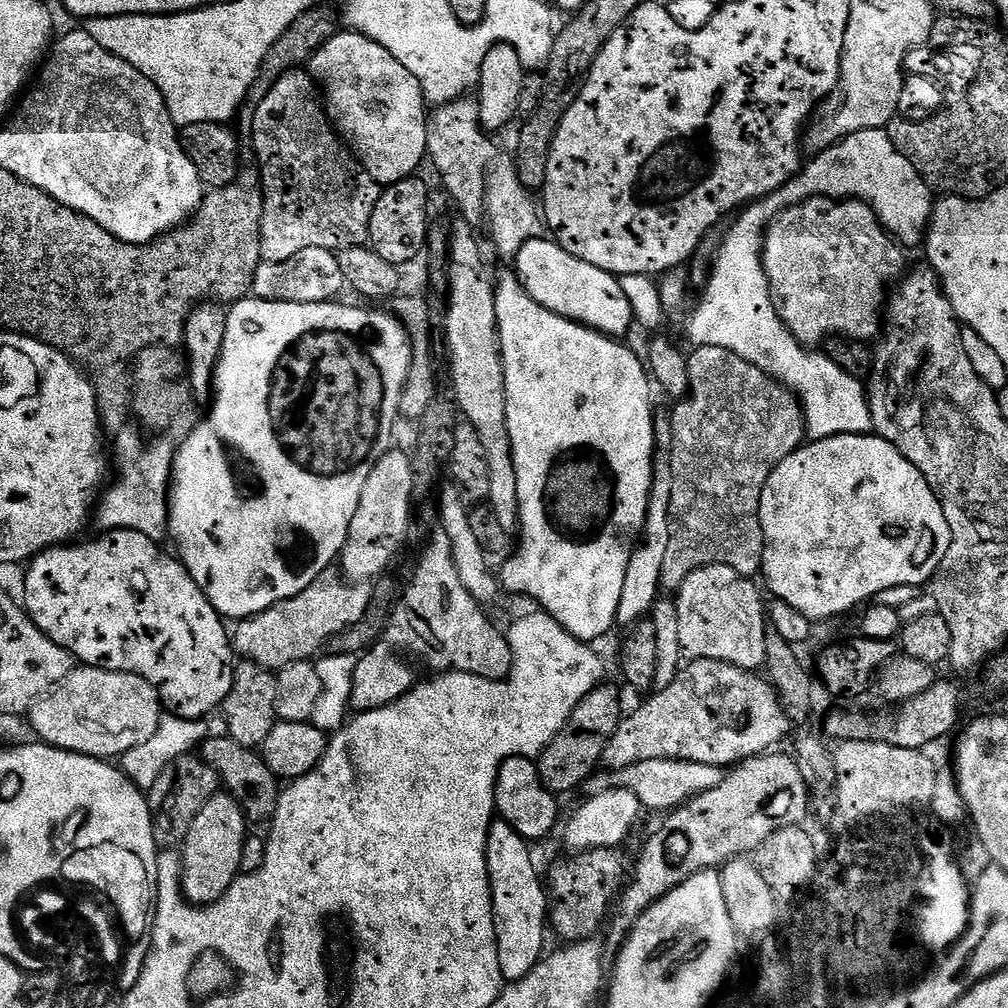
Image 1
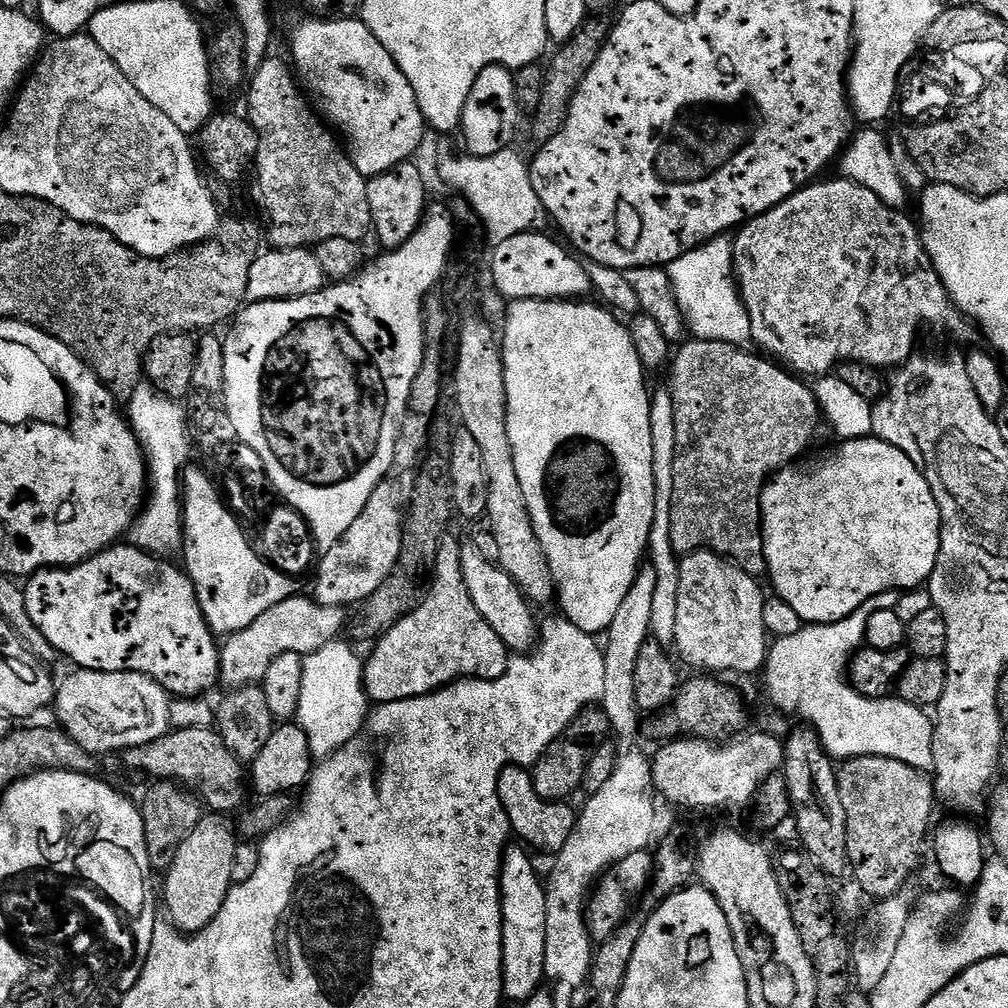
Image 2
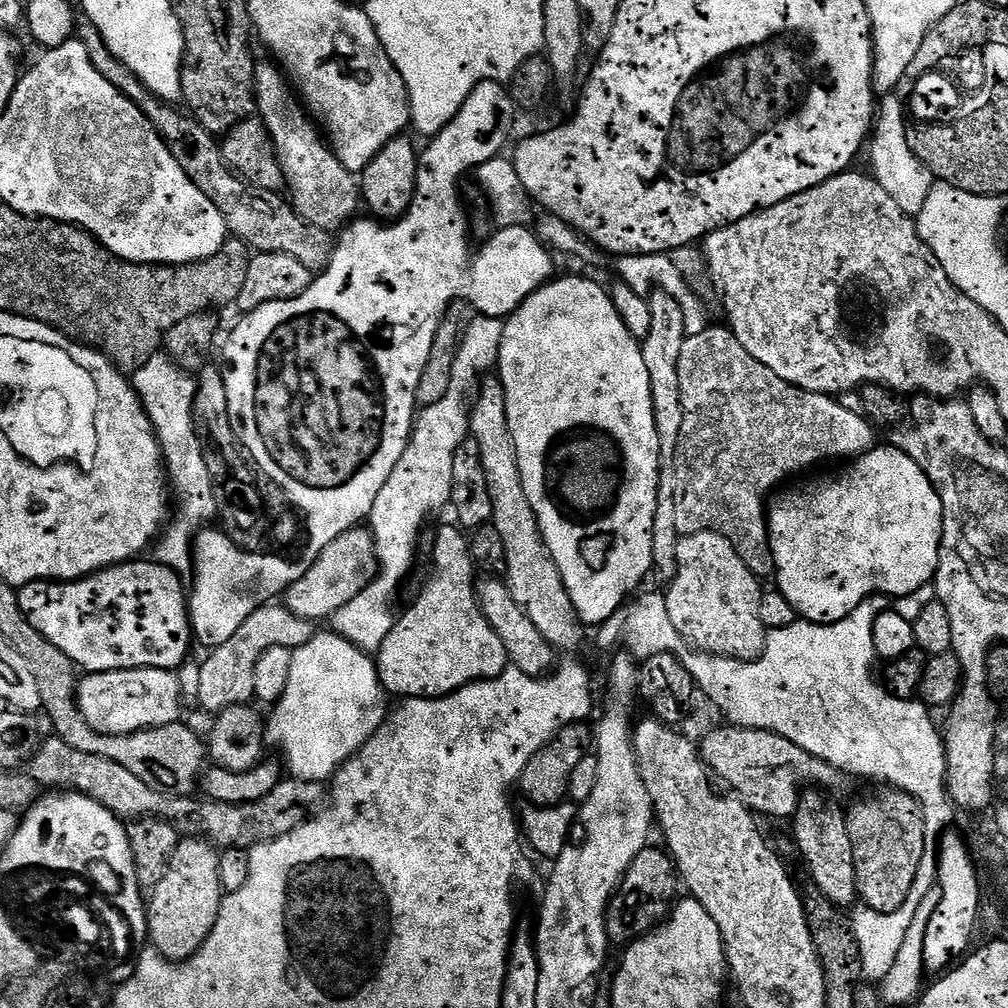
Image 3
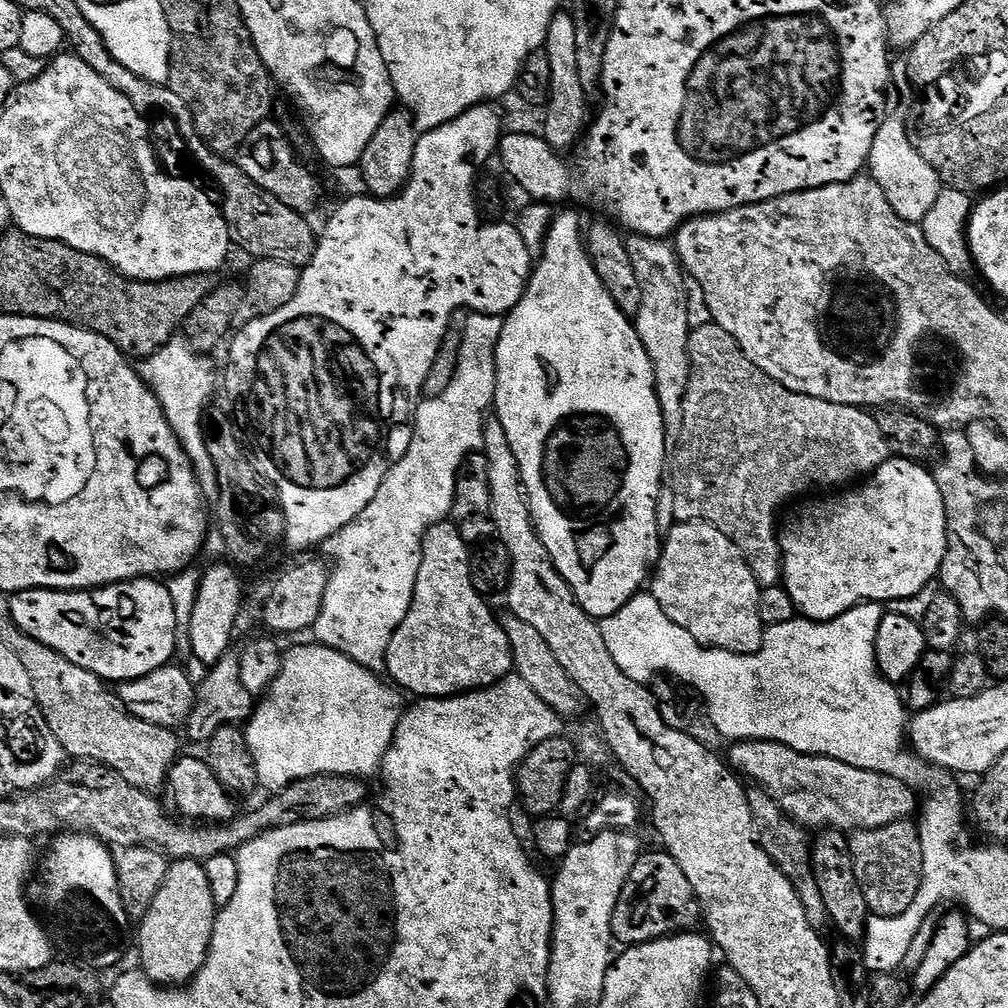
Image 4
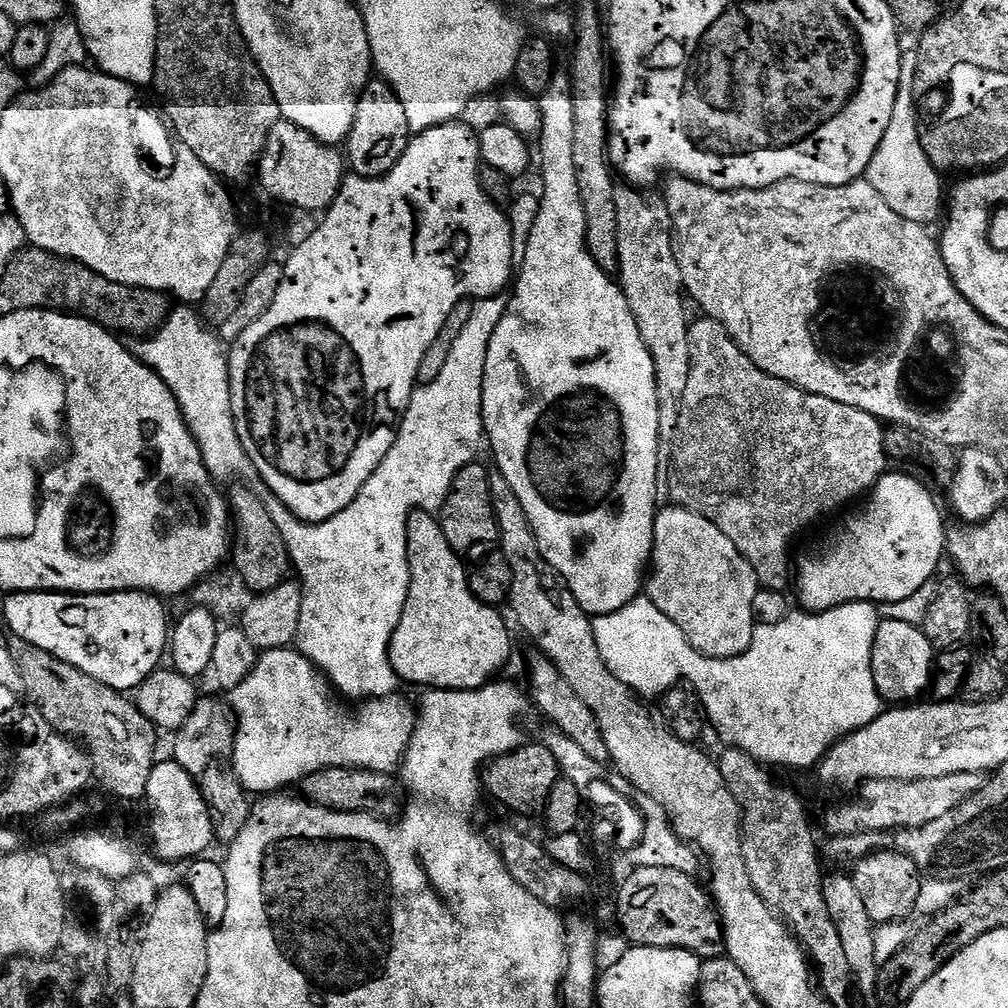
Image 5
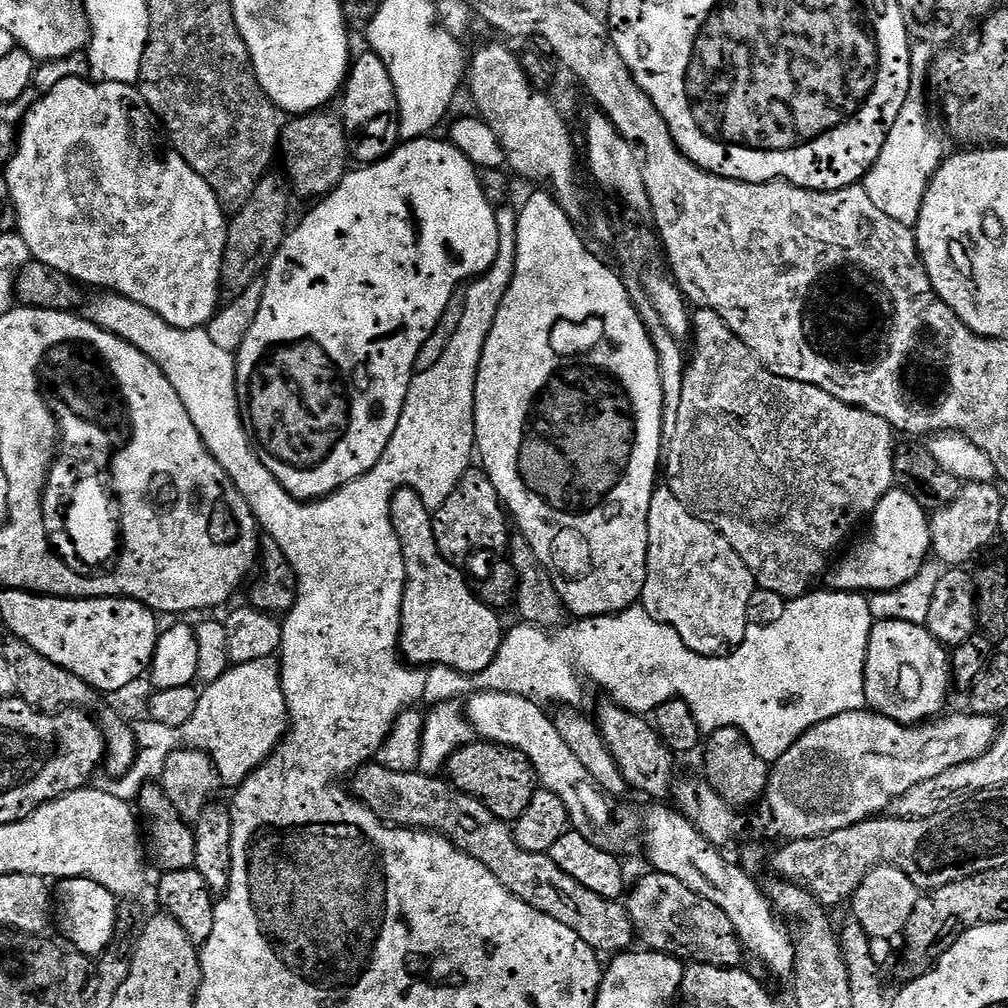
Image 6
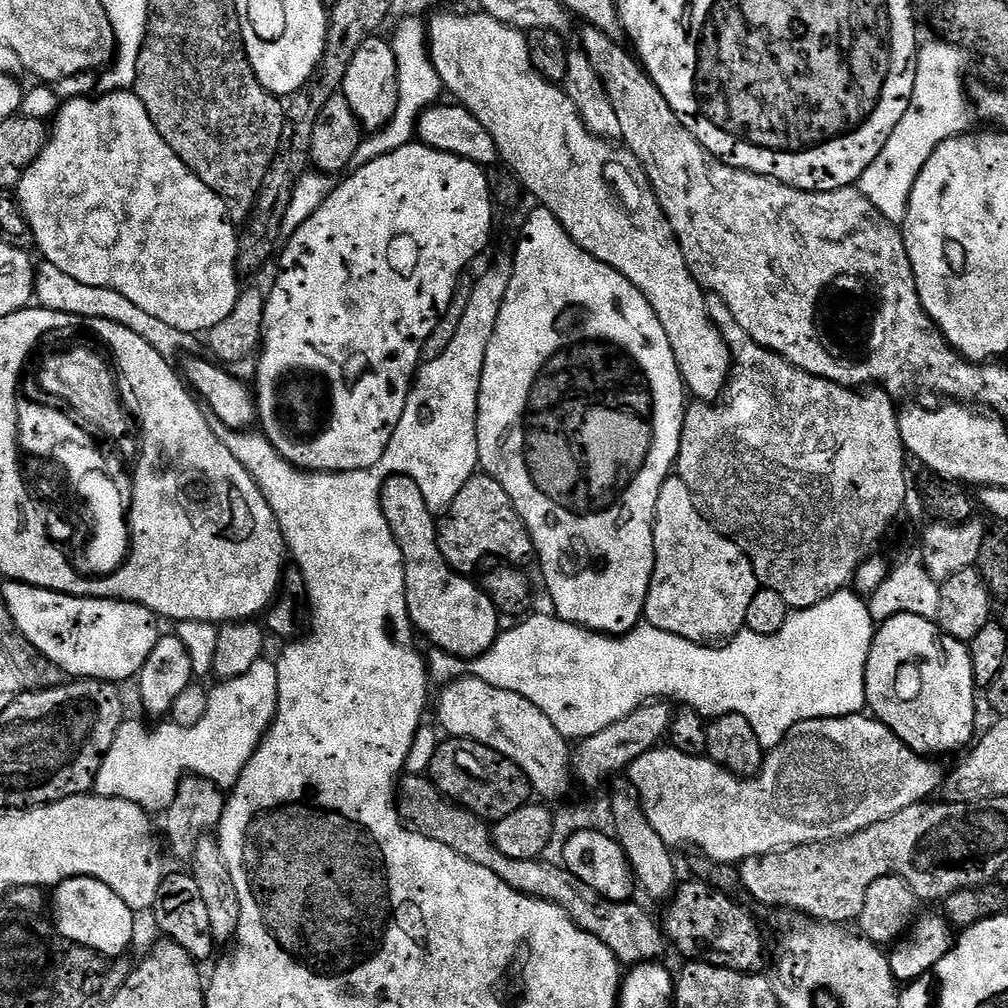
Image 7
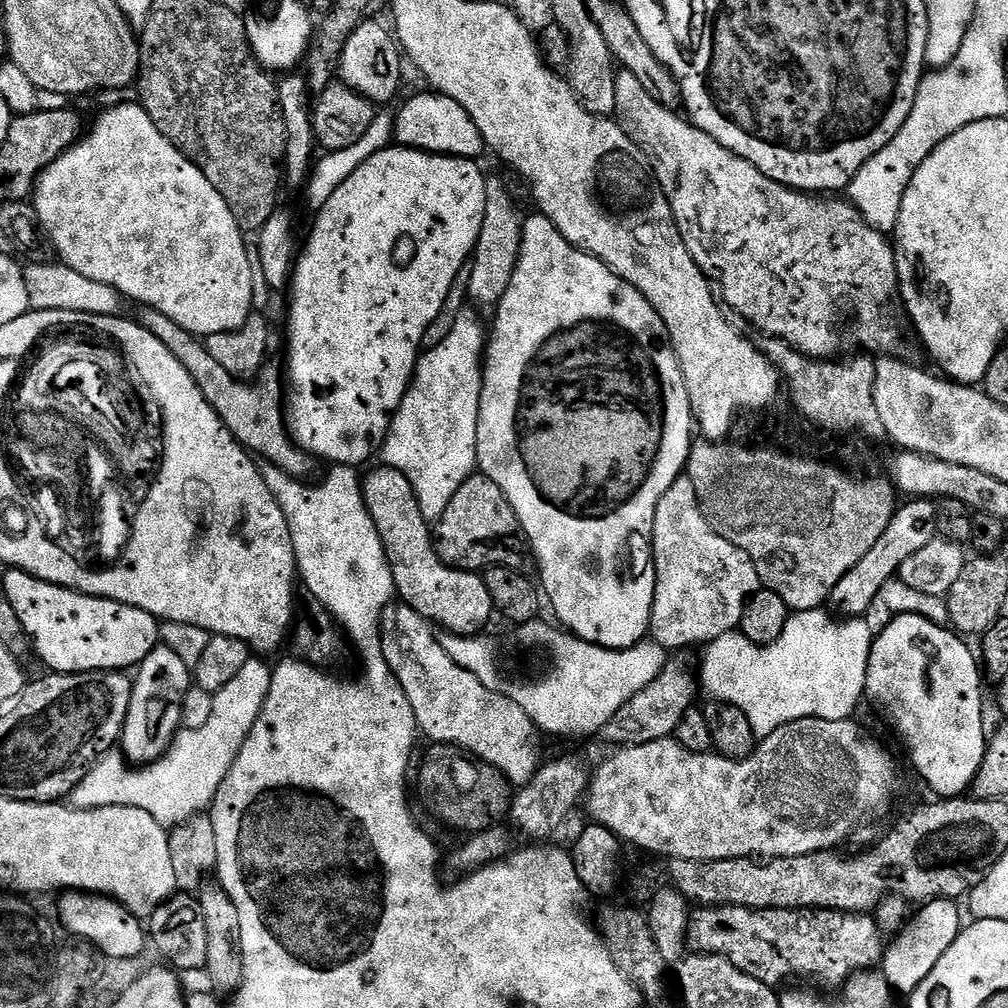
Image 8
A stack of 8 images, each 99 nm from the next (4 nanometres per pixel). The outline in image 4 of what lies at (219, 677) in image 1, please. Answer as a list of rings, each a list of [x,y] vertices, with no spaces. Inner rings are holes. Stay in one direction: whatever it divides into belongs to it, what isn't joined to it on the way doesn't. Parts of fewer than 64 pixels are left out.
[[[156,578],[74,592],[31,588],[11,597],[10,610],[12,621],[30,638],[58,650],[74,666],[98,674],[105,682],[142,679],[176,654],[174,602],[167,583]]]

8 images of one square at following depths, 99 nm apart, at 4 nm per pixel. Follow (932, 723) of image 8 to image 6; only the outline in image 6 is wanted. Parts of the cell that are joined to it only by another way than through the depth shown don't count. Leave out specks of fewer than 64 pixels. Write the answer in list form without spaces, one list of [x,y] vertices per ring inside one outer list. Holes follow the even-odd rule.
[[[881,620],[873,627],[868,643],[868,671],[864,673],[864,682],[868,704],[875,711],[899,721],[900,724],[922,724],[931,721],[945,711],[948,687],[951,689],[954,684],[949,649],[934,639],[931,631],[923,624]]]

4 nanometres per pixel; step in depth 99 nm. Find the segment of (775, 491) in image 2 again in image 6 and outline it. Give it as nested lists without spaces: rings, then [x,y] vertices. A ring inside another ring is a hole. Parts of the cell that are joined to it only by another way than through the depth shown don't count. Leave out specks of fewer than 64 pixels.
[[[900,486],[884,495],[882,502],[872,511],[871,524],[872,533],[853,552],[845,551],[839,557],[840,565],[831,569],[831,587],[835,591],[861,594],[894,591],[910,582],[930,560],[932,522],[929,513],[924,513],[923,506]]]

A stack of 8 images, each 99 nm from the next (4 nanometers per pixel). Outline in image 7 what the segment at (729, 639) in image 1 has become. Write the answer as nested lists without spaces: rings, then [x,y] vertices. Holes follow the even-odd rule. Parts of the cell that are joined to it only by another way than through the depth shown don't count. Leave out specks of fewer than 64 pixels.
[[[678,474],[665,480],[662,490],[658,490],[658,506],[654,530],[654,550],[656,561],[652,571],[650,590],[646,598],[643,619],[658,630],[666,630],[675,636],[686,638],[695,644],[705,646],[713,642],[724,642],[736,635],[746,625],[746,610],[758,591],[758,581],[747,554],[736,541],[722,535],[716,527],[705,520],[696,509],[694,498]]]

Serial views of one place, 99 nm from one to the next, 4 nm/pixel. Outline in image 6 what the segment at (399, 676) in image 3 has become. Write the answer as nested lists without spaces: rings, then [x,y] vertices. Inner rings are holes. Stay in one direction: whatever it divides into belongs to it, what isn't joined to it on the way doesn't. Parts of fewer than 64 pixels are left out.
[[[400,488],[392,503],[392,521],[396,537],[402,546],[406,562],[408,587],[406,607],[403,611],[403,625],[400,628],[400,648],[407,663],[412,666],[435,666],[441,664],[459,672],[481,672],[486,670],[504,642],[506,627],[500,621],[501,613],[480,599],[468,585],[468,580],[459,572],[457,565],[438,550],[434,534],[434,512],[415,488]]]

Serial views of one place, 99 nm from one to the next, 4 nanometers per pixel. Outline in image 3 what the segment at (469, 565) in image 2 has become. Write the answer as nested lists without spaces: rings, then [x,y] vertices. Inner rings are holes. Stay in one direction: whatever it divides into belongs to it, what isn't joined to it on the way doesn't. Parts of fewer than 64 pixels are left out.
[[[494,576],[477,579],[476,597],[486,622],[490,622],[490,626],[494,626],[494,634],[498,634],[498,638],[502,638],[502,646],[506,646],[509,665],[522,670],[522,674],[527,676],[539,678],[549,675],[557,663],[557,653],[550,646],[550,642],[546,642],[546,638],[542,638],[538,626],[534,626],[534,622],[530,622],[530,618],[526,618],[526,610],[522,610],[522,606],[518,606],[518,602],[514,602],[514,594],[510,594],[507,583]]]

